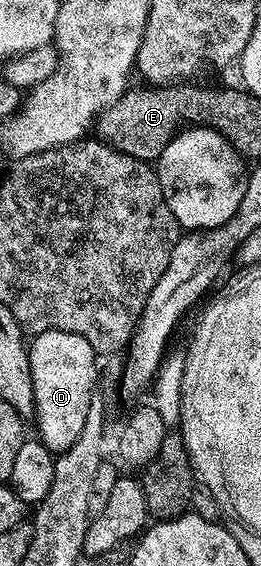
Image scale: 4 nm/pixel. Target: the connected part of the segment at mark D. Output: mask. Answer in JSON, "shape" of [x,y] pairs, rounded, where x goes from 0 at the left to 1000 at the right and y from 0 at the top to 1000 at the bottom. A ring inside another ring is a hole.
{"shape":[[[169,585],[111,604],[115,654],[123,655],[123,691],[130,693],[126,742],[146,744],[142,770],[218,804],[245,799],[322,758],[322,740],[337,737],[345,707],[368,700],[360,671],[375,652],[360,647],[360,617],[307,592],[261,585]]]}

